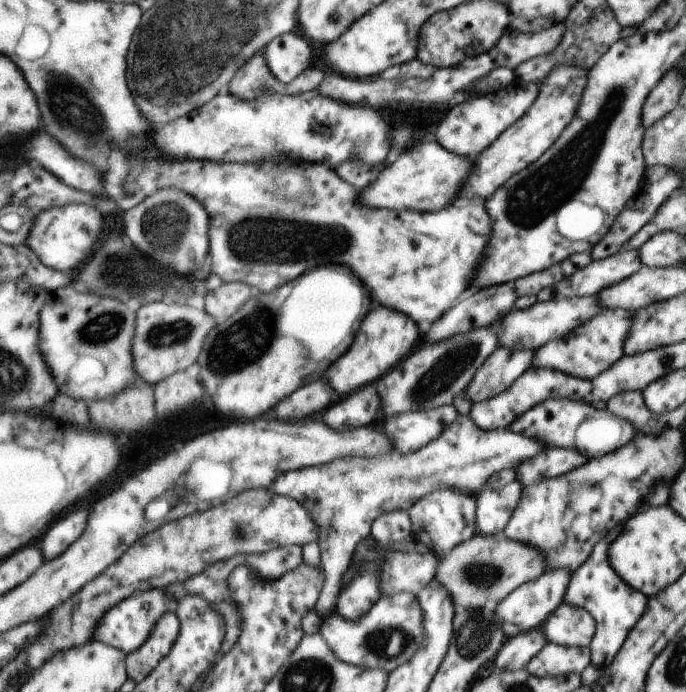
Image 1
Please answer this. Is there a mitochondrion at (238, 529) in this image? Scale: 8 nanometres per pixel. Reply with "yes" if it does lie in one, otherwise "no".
yes

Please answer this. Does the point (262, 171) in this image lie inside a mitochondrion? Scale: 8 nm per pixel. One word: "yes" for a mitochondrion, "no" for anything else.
no

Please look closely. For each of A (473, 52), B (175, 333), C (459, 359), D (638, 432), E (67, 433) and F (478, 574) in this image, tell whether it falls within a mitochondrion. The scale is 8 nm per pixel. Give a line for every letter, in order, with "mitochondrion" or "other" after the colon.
A: other
B: mitochondrion
C: mitochondrion
D: other
E: other
F: mitochondrion

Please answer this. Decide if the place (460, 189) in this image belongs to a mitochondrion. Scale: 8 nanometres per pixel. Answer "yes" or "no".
no

